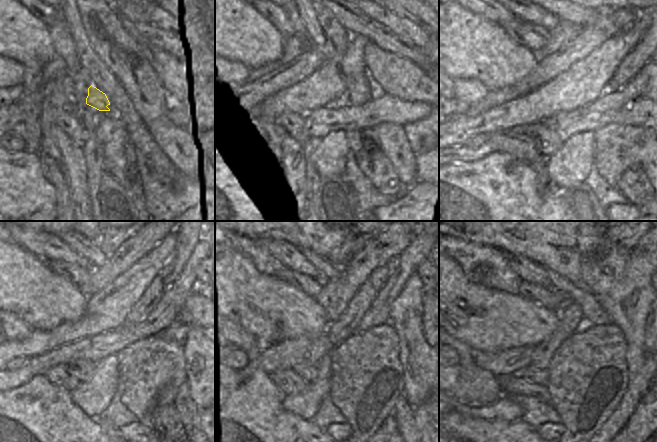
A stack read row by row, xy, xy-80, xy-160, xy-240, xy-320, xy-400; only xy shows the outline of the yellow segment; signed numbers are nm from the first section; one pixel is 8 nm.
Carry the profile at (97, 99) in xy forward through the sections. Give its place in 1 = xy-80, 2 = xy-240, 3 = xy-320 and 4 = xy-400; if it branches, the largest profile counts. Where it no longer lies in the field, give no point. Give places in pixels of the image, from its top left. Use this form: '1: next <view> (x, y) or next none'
1: next xy-80 (330, 82)
2: next xy-240 (108, 308)
3: next xy-320 (334, 297)
4: next xy-400 (629, 241)

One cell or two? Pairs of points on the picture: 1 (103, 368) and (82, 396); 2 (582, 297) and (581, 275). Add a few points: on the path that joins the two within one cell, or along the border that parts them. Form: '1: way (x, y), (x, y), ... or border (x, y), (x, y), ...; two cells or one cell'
1: way (103, 375), (89, 389); one cell
2: border (562, 275), (591, 294), (600, 303); two cells

